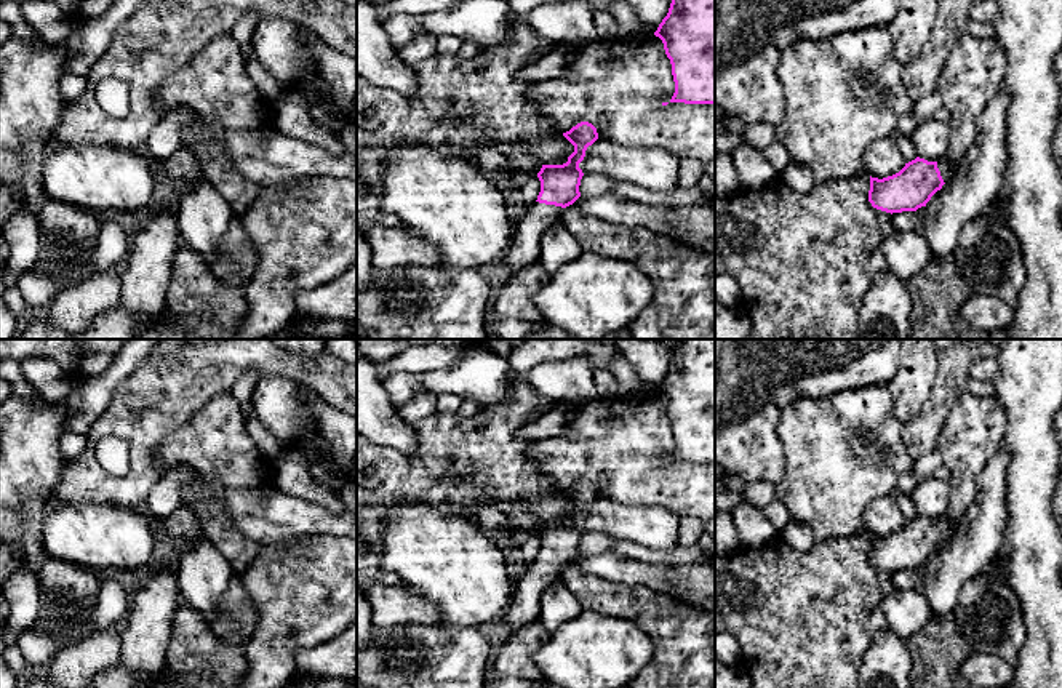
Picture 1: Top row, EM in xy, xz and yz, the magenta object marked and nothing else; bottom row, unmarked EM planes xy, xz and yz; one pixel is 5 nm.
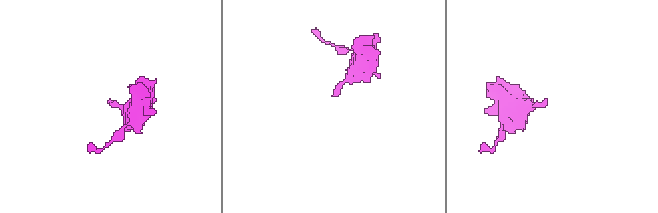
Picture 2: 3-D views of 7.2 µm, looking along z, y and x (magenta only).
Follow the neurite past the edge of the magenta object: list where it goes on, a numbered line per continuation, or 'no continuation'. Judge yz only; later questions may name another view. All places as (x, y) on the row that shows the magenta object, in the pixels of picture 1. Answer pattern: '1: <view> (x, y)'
1: yz (947, 170)

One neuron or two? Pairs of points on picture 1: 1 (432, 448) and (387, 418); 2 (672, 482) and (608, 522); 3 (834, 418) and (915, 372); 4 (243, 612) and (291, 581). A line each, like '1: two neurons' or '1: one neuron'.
1: two neurons
2: two neurons
3: two neurons
4: two neurons

